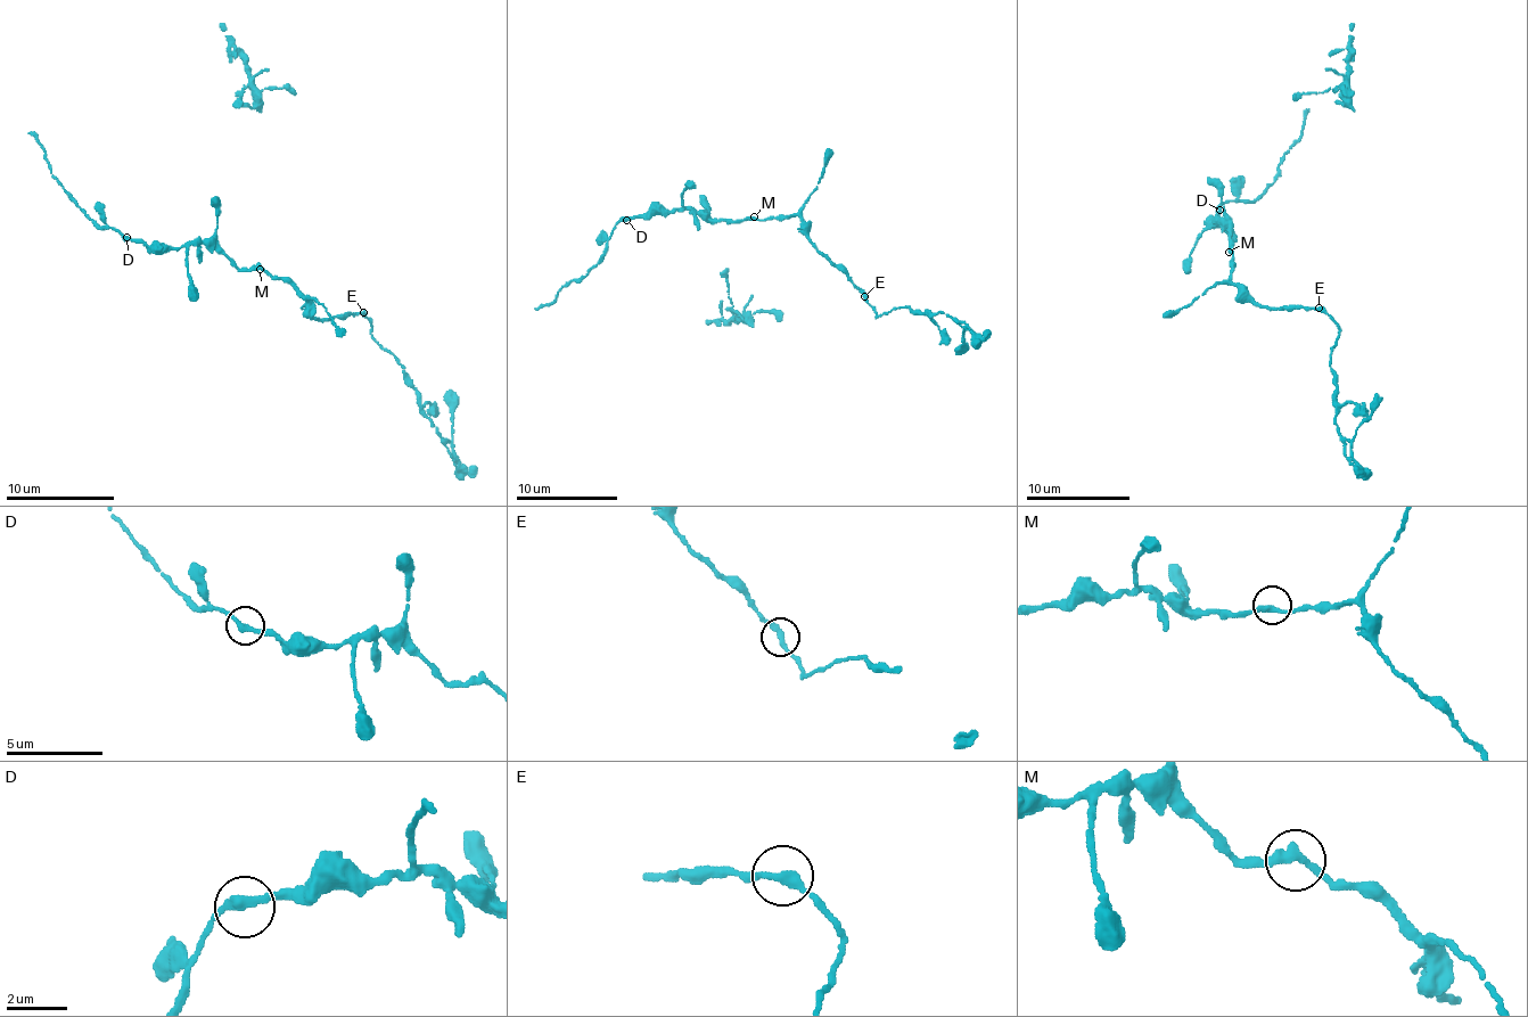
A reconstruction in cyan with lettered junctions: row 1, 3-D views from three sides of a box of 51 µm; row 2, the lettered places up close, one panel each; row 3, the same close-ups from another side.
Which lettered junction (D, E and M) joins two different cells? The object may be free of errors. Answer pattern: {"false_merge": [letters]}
{"false_merge": []}

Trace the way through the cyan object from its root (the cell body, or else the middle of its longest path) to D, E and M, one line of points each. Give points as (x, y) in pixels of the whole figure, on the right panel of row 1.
D: (1232, 267), (1230, 230), (1220, 221), (1214, 223), (1220, 210)
E: (1232, 267), (1231, 280), (1258, 305), (1319, 309)
M: (1232, 267), (1229, 252)

